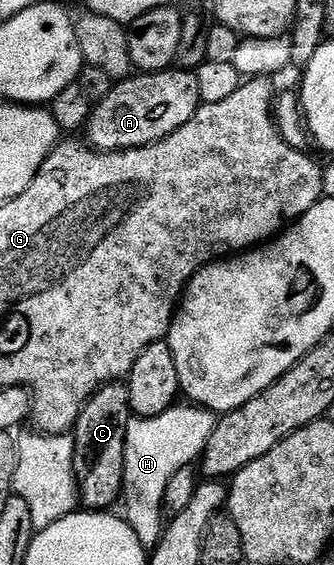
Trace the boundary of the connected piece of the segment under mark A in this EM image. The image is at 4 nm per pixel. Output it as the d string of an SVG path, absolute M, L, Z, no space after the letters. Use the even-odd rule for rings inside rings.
M172 66L163 72L144 72L120 80L104 100L91 109L91 120L85 129L91 147L101 152L118 152L125 148L144 148L169 138L201 106L194 71Z

